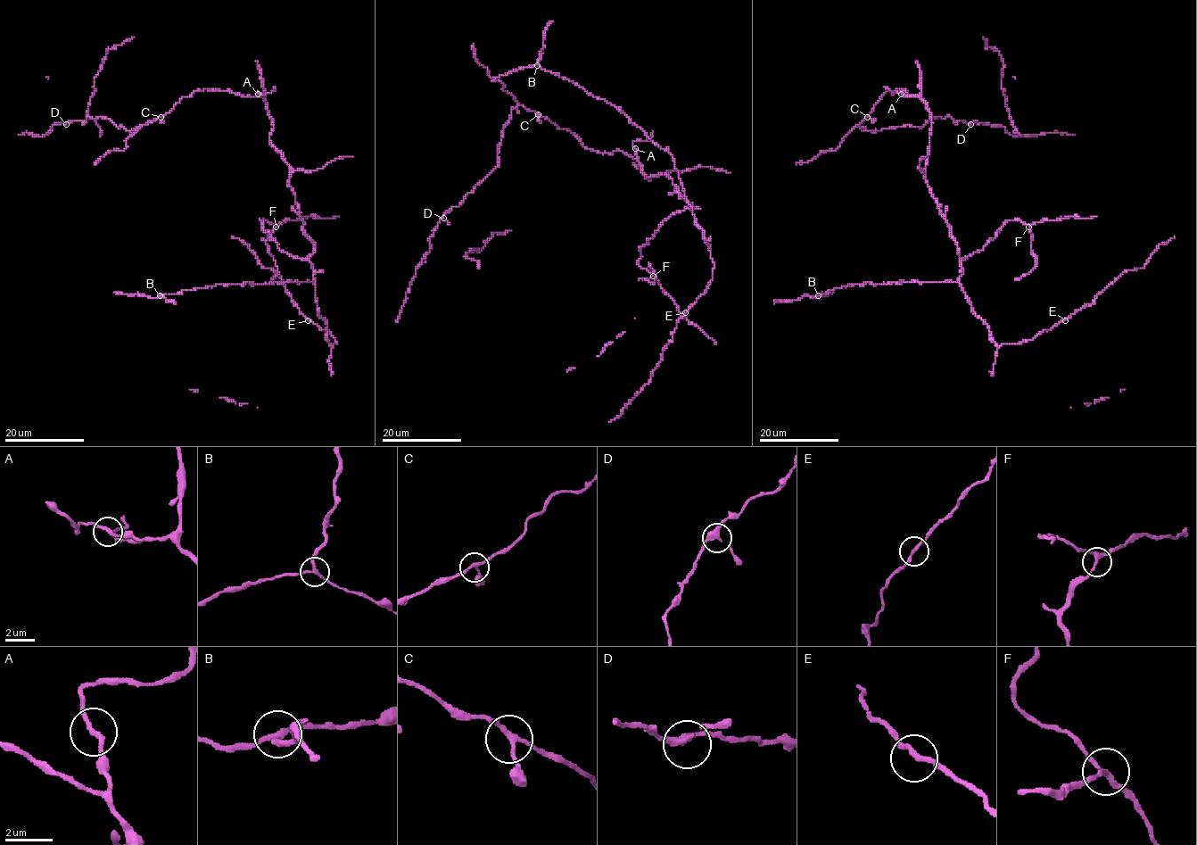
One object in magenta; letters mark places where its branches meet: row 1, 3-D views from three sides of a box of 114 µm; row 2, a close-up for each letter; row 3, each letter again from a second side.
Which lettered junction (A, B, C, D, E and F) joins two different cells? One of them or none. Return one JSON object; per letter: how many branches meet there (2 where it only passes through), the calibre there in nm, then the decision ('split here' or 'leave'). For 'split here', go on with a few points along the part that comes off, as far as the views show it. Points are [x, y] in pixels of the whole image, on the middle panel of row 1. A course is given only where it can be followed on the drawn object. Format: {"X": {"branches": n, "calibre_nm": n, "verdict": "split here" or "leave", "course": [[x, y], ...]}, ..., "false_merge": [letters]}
{"A": {"branches": 2, "calibre_nm": 200, "verdict": "leave"}, "B": {"branches": 3, "calibre_nm": 190, "verdict": "split here", "course": [[538, 66], [513, 70], [491, 80]]}, "C": {"branches": 3, "calibre_nm": 180, "verdict": "leave"}, "D": {"branches": 3, "calibre_nm": 260, "verdict": "leave"}, "E": {"branches": 2, "calibre_nm": 200, "verdict": "leave"}, "F": {"branches": 3, "calibre_nm": 200, "verdict": "leave"}, "false_merge": ["B"]}

